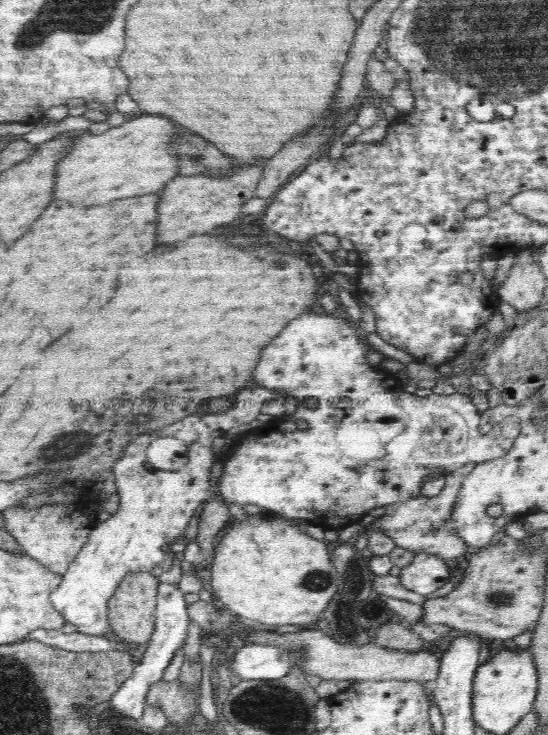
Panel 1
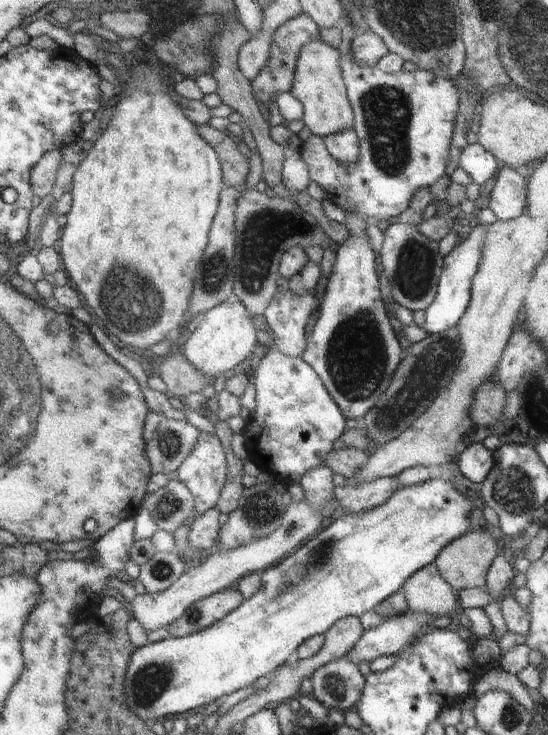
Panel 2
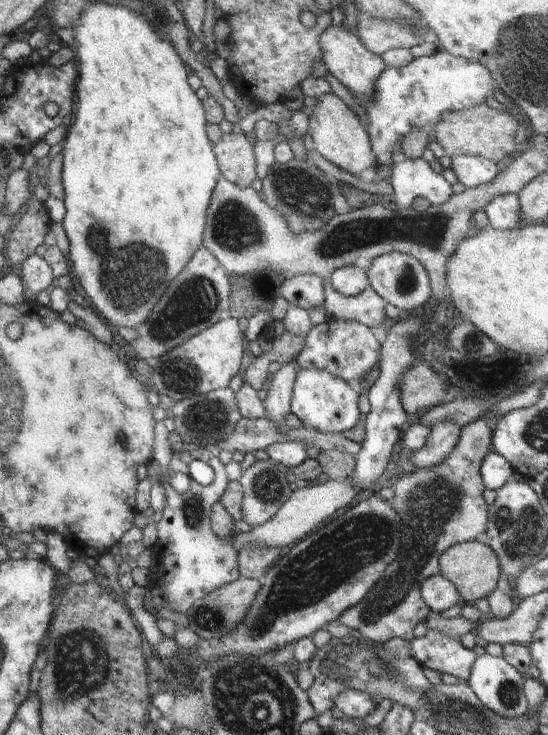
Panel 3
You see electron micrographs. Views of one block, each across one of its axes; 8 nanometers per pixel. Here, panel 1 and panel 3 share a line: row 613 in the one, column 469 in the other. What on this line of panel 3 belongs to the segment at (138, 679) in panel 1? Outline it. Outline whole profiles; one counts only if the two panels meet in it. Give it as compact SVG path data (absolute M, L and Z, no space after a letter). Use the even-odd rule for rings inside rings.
M468 154L454 157L451 169L466 189L488 184L498 174L498 166L495 162L481 156Z

